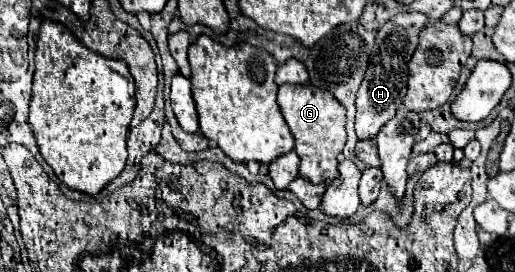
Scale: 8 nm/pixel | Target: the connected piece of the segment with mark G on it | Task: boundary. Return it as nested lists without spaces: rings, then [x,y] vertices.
[[[282,85],[278,89],[278,105],[296,139],[294,151],[300,157],[300,177],[312,183],[330,183],[338,177],[338,155],[346,143],[346,109],[336,97],[314,85]]]

